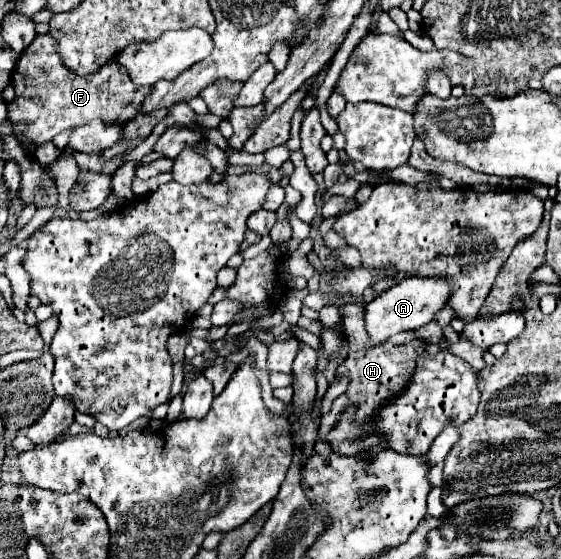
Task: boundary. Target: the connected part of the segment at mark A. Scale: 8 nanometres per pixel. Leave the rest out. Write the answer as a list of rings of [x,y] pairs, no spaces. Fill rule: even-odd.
[[[402,279],[398,285],[378,295],[372,303],[366,305],[366,331],[370,333],[370,343],[378,345],[390,339],[392,335],[406,329],[420,329],[428,325],[434,315],[448,303],[450,299],[450,281],[448,279]]]

